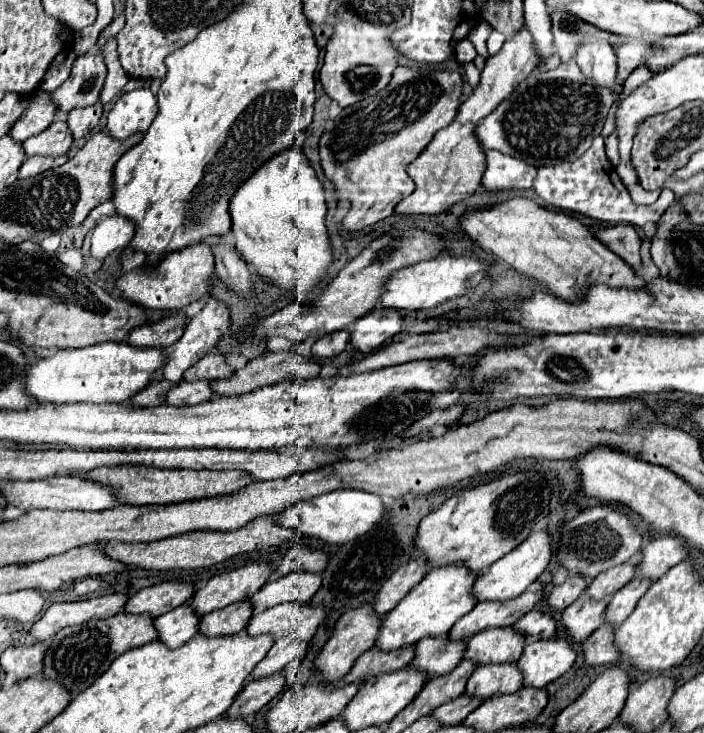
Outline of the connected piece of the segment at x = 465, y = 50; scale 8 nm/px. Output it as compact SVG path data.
M460 40L460 44L456 46L456 58L458 58L458 62L472 62L474 58L476 58L476 50L474 50L474 46L472 46L472 42L470 40Z

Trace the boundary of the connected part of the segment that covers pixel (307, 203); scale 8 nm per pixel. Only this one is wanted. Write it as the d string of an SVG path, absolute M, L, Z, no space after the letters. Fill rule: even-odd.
M298 144L288 150L274 154L266 160L230 198L228 214L232 220L234 246L244 256L244 260L264 278L276 282L286 291L294 291L296 299L309 299L314 286L326 276L328 266L332 264L332 246L328 242L328 232L324 224L326 204L324 204L324 188L316 178L314 168L310 166L306 154Z

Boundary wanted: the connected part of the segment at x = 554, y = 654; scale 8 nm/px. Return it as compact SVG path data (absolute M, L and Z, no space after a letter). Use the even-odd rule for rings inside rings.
M564 638L536 640L526 644L520 658L524 686L544 688L552 680L566 674L576 662L576 650Z

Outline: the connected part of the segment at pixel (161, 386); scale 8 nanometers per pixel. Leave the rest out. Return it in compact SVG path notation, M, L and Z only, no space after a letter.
M150 382L144 390L140 390L136 396L132 396L130 404L134 404L134 406L160 406L160 404L164 404L164 394L172 386L174 386L172 382Z

